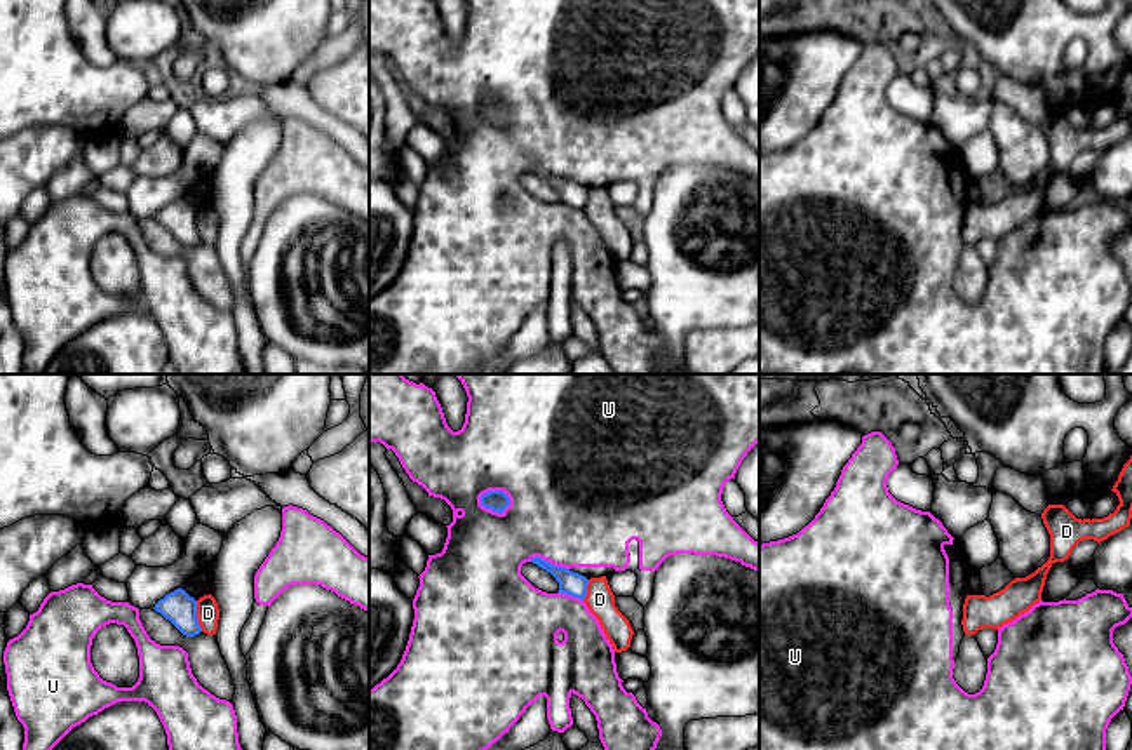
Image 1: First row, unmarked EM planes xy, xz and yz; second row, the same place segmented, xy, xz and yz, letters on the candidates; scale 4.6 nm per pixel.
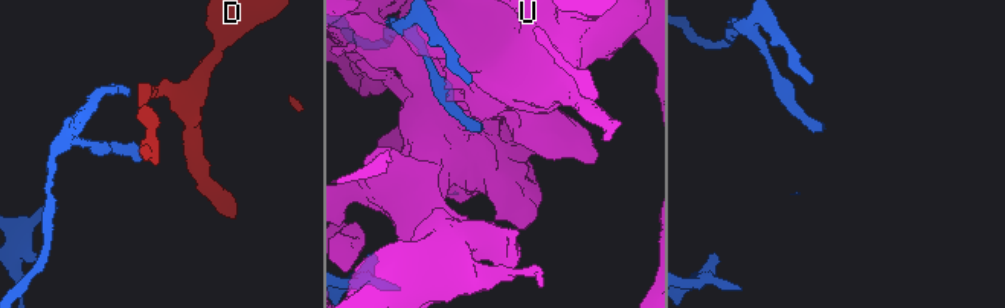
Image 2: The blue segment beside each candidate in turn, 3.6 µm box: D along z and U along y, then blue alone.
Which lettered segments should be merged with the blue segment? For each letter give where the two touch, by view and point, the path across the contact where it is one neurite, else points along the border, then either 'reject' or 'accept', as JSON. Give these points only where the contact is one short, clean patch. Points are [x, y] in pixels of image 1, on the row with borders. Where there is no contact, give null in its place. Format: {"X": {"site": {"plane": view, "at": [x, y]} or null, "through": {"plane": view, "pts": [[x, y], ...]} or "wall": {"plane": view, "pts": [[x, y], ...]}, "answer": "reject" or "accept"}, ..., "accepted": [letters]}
{"D": {"site": {"plane": "xy", "at": [195, 616]}, "wall": {"plane": "xy", "pts": [[195, 601], [195, 618], [202, 630]]}, "answer": "reject"}, "U": {"site": {"plane": "xz", "at": [497, 491]}, "answer": "reject"}, "accepted": []}

